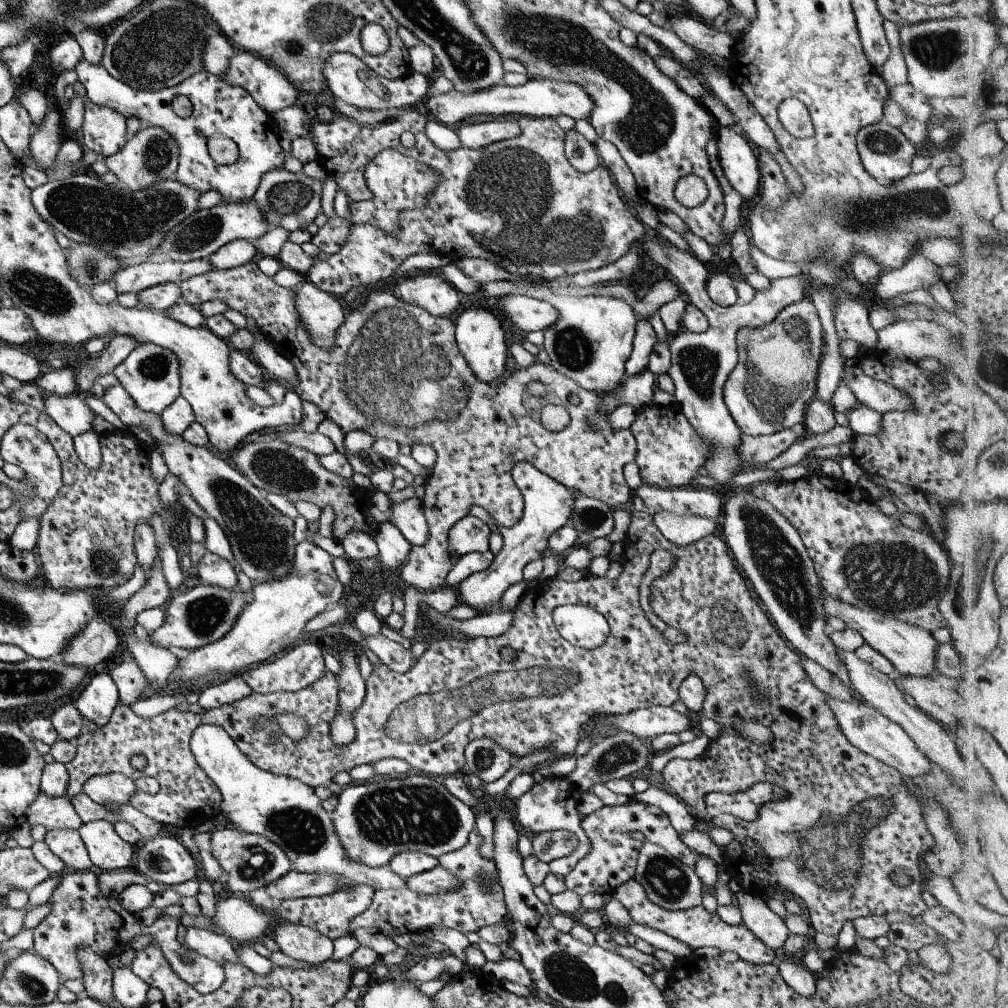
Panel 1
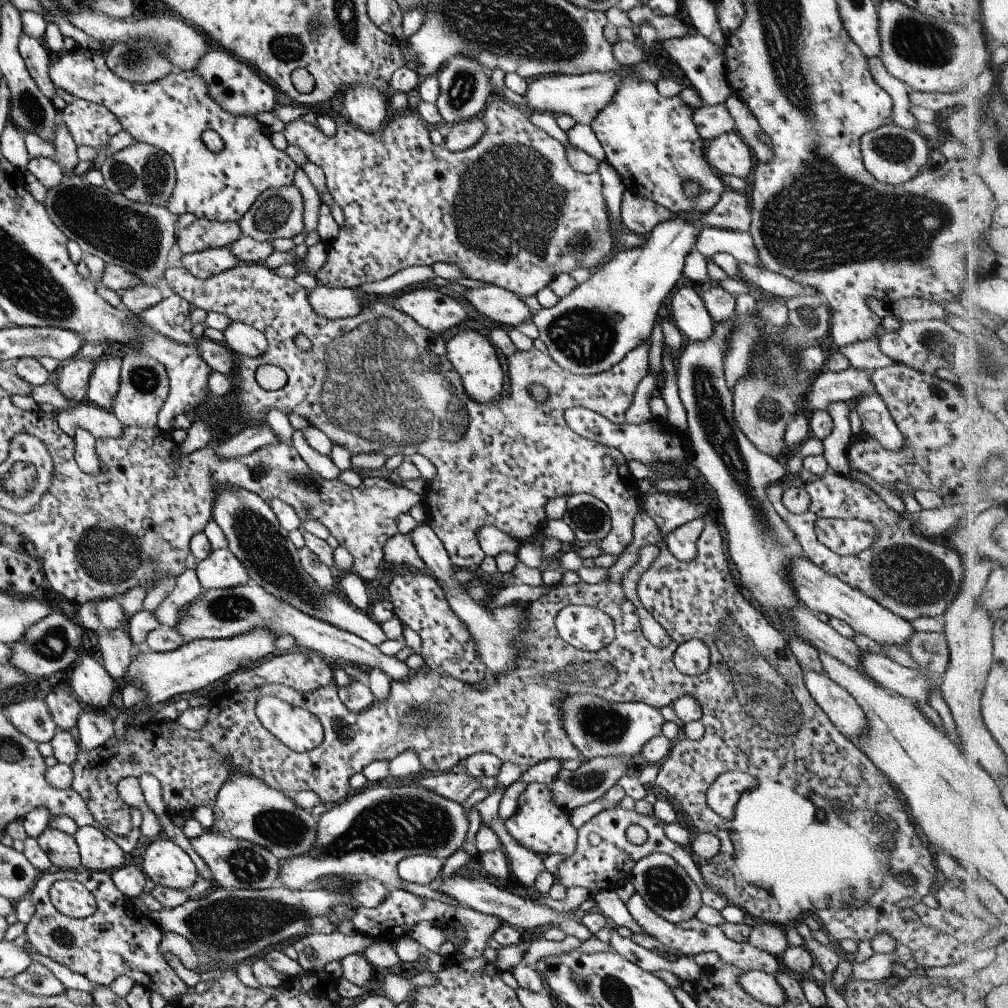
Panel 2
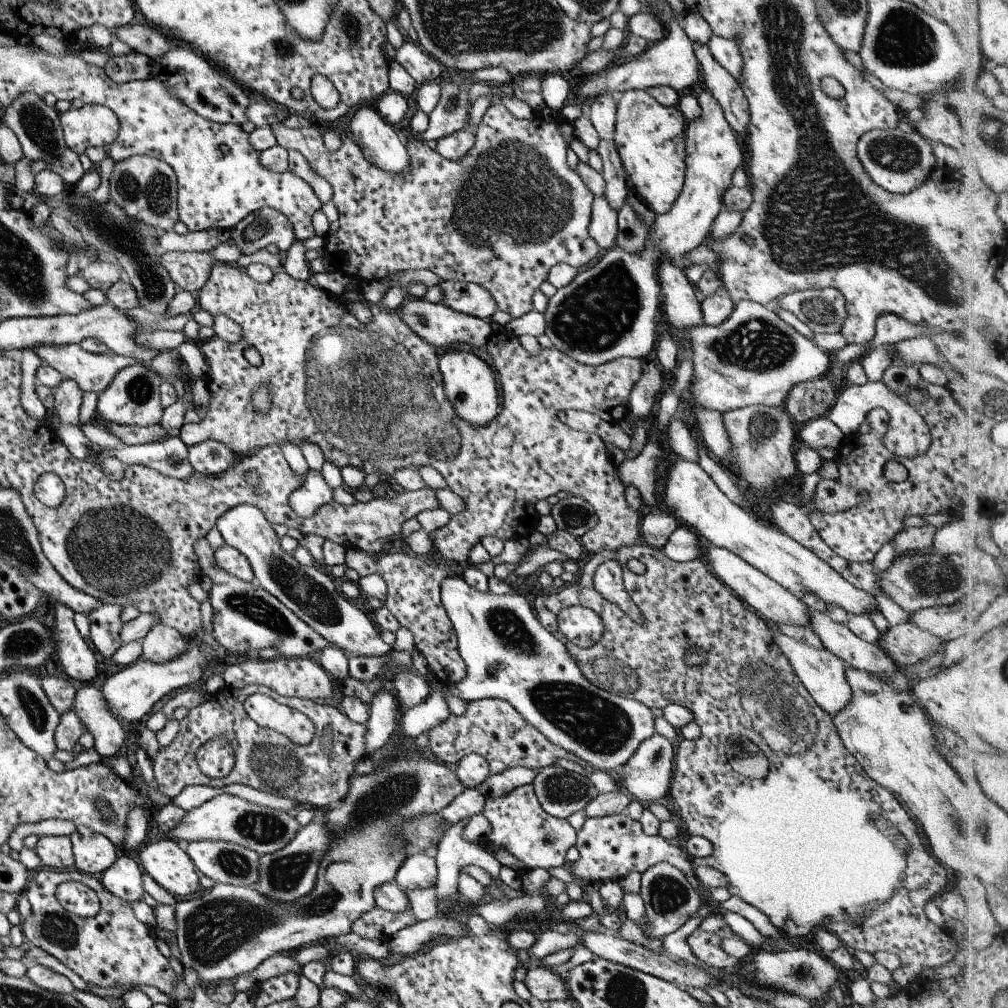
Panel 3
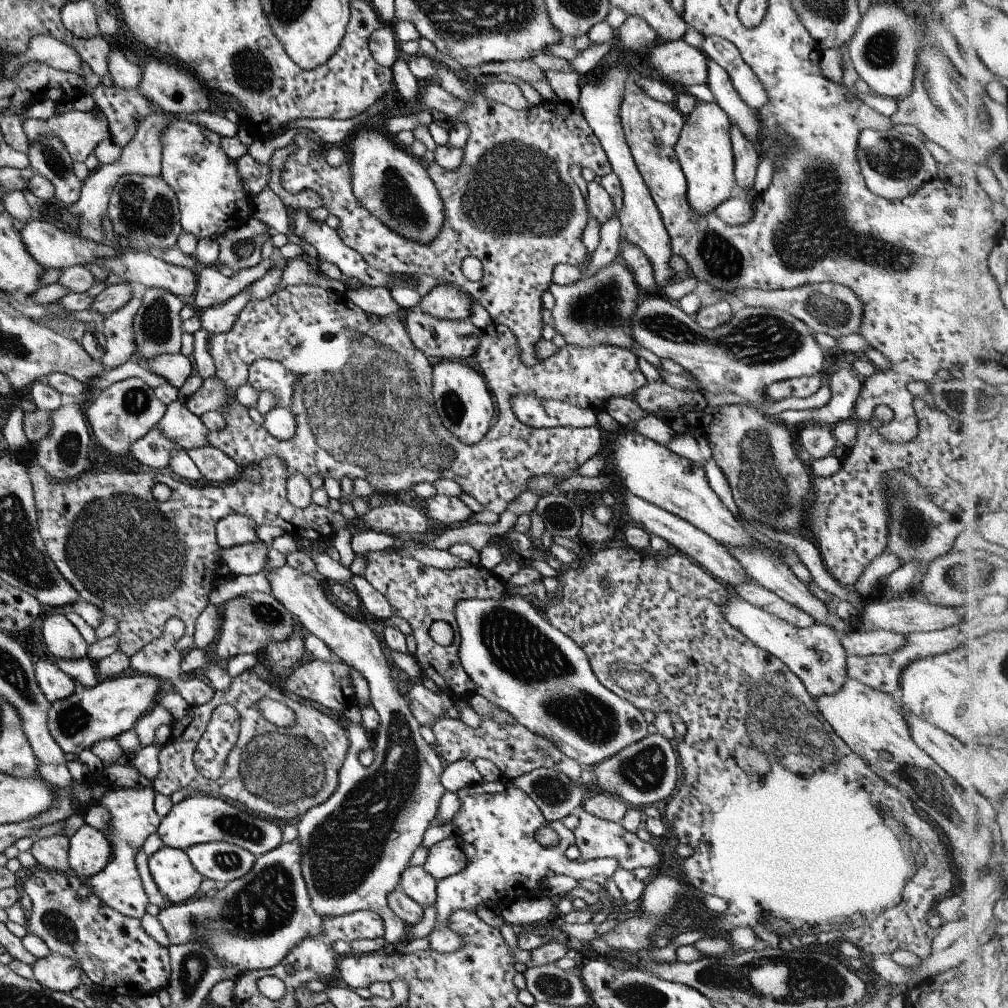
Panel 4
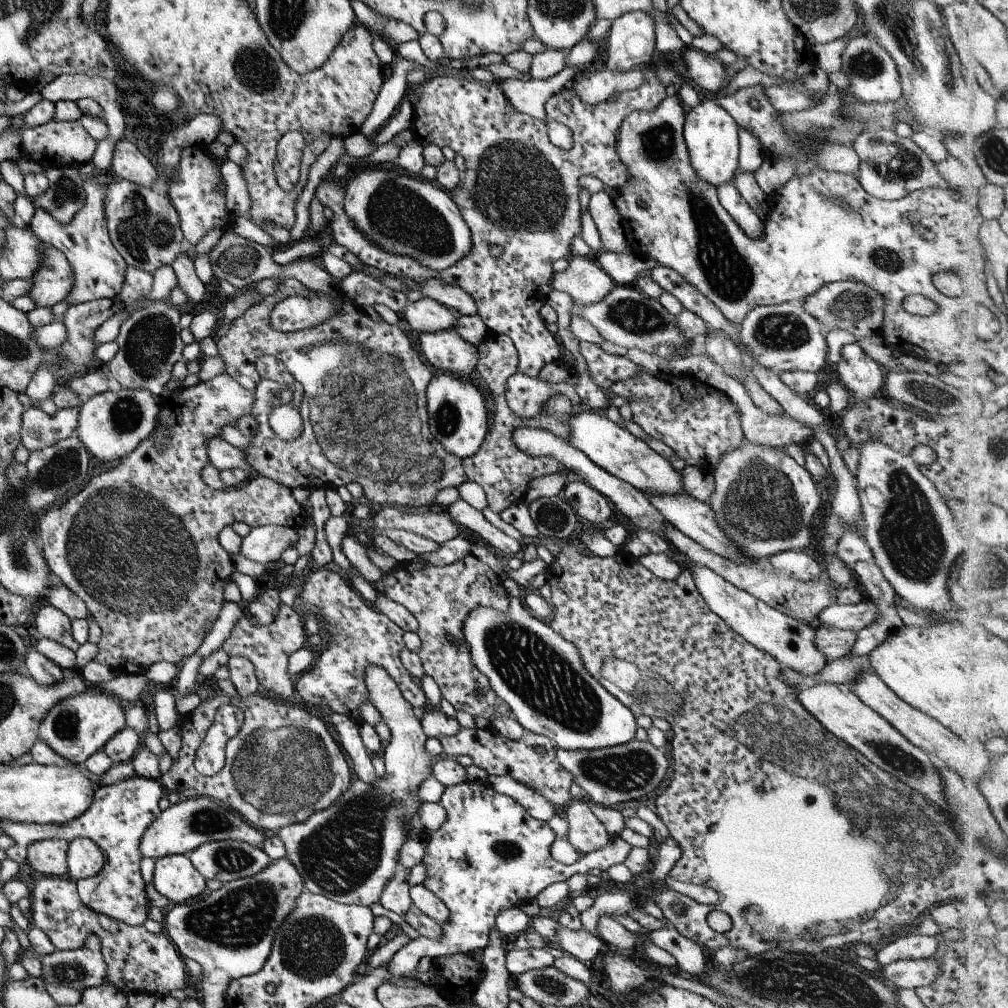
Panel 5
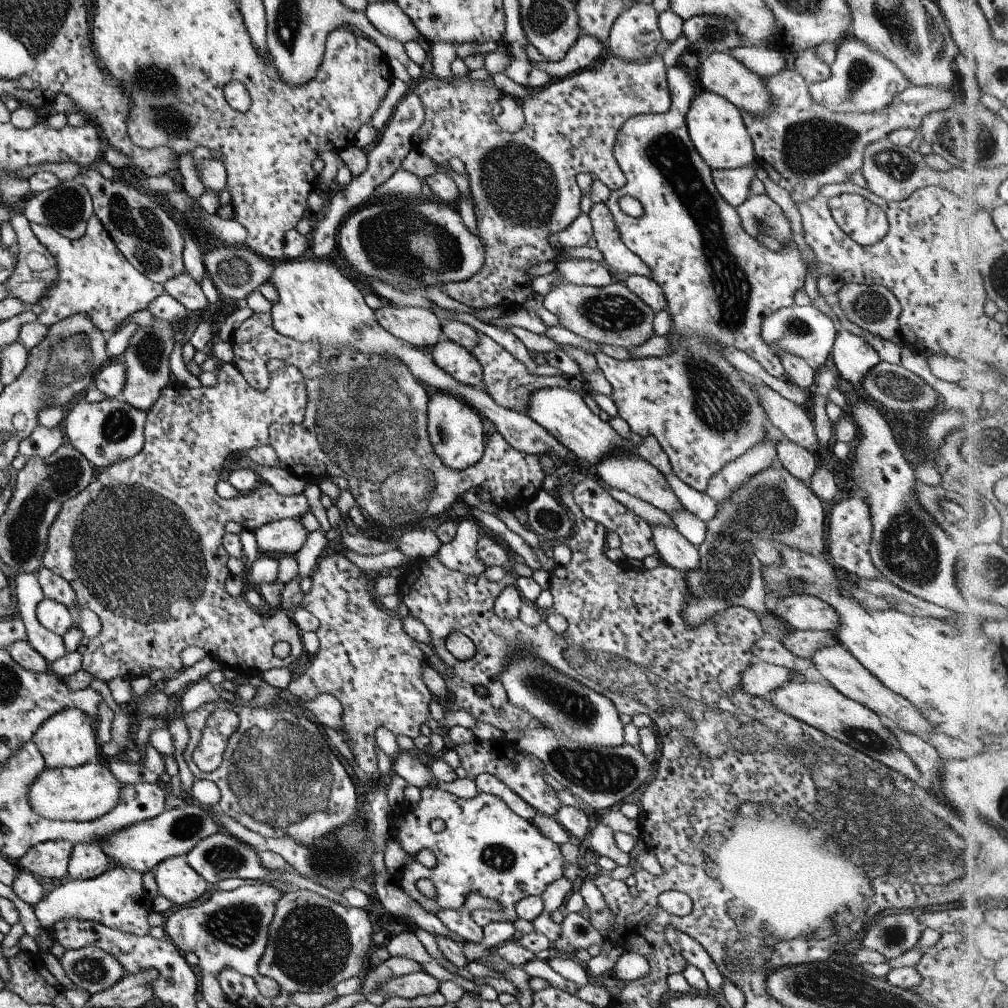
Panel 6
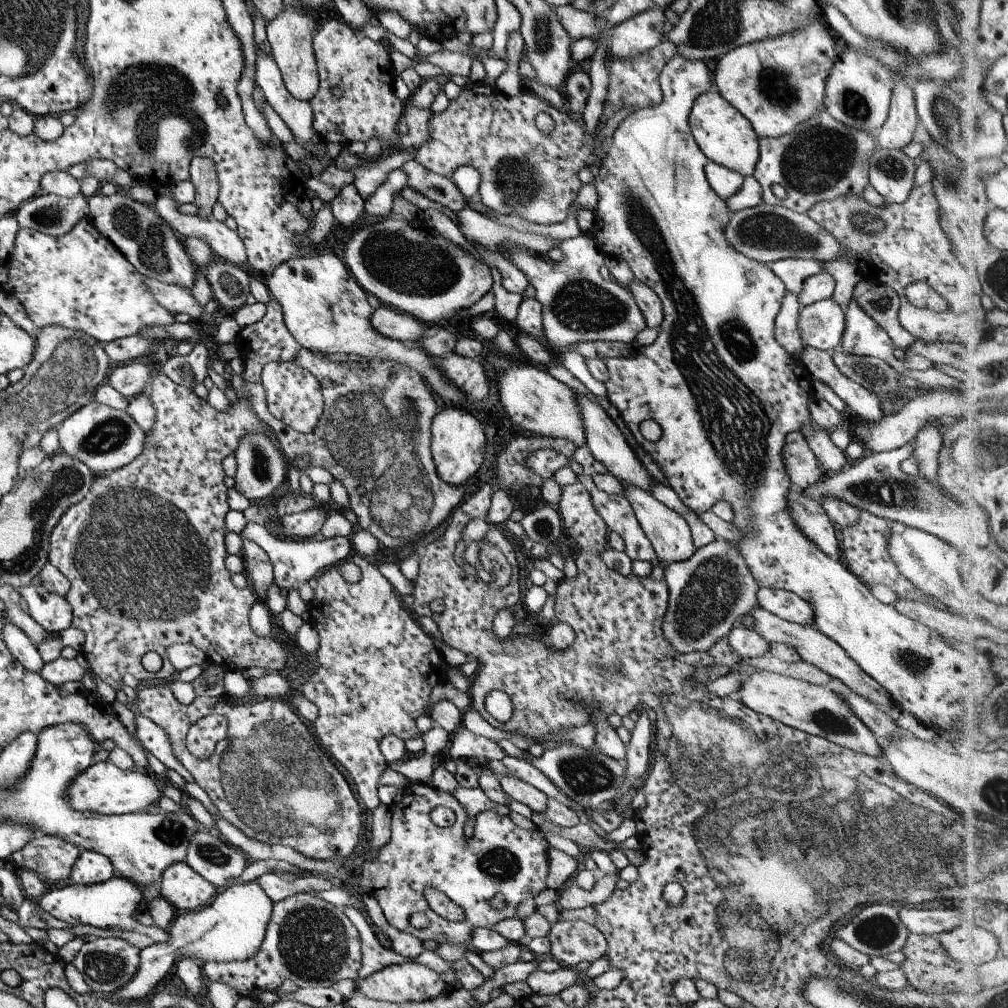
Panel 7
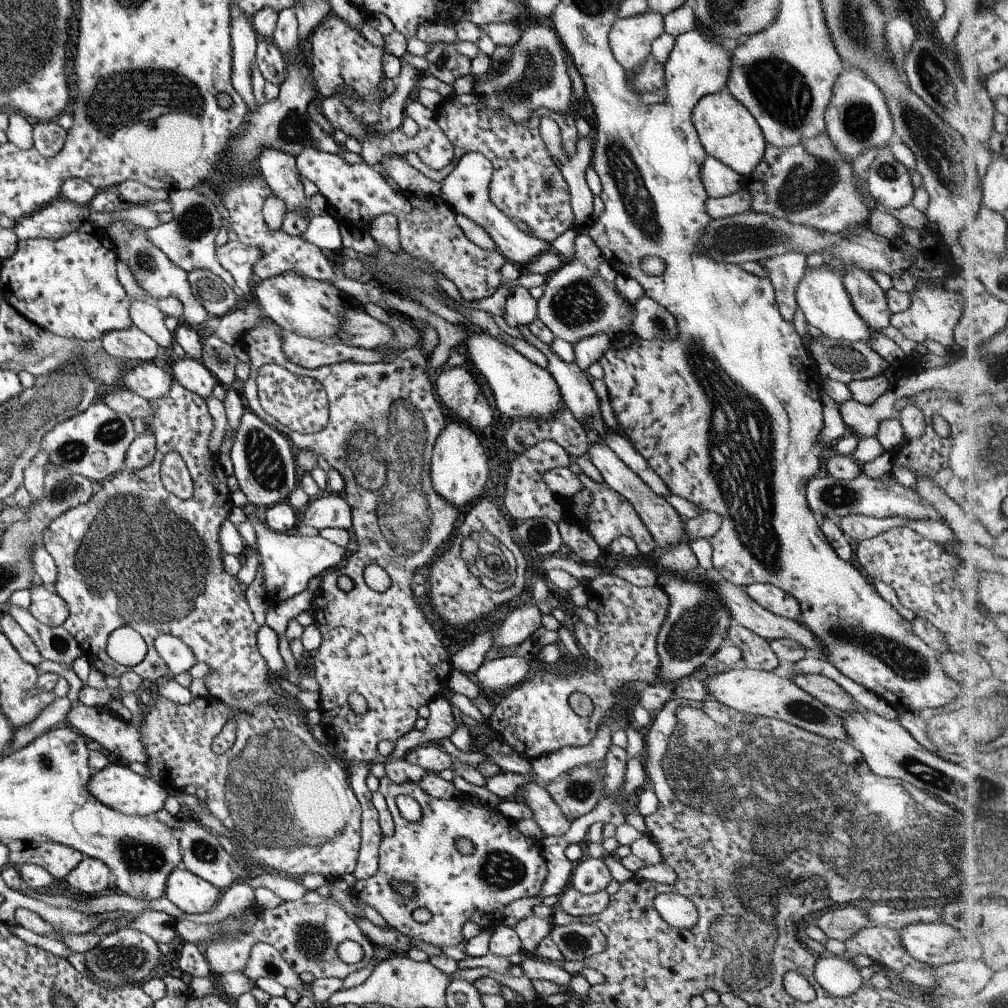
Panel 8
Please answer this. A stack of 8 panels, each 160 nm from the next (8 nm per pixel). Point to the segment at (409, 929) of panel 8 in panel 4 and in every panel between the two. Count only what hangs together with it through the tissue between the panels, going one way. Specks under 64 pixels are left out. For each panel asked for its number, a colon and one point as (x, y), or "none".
4: (497, 823)
5: (488, 855)
6: (486, 849)
7: (499, 857)

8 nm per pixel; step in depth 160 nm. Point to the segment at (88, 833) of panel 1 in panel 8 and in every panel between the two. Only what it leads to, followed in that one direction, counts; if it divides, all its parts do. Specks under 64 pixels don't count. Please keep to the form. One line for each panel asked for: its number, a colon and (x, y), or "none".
2: (98, 851)
3: (93, 853)
4: (88, 852)
5: (84, 859)
6: (86, 860)
7: (90, 868)
8: (91, 877)

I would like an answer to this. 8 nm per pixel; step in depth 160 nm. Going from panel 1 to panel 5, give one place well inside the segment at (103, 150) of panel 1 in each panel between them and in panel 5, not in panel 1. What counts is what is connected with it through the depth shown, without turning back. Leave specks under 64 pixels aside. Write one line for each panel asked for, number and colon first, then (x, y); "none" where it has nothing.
2: (89, 124)
3: (90, 125)
4: (79, 132)
5: (57, 143)

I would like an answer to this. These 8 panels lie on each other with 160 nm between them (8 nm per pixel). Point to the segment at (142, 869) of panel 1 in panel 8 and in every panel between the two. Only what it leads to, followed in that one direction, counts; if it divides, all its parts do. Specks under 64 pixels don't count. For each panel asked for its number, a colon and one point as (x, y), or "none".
2: (163, 862)
3: (163, 859)
4: (171, 871)
5: (174, 878)
6: (176, 881)
7: (183, 889)
8: (191, 894)

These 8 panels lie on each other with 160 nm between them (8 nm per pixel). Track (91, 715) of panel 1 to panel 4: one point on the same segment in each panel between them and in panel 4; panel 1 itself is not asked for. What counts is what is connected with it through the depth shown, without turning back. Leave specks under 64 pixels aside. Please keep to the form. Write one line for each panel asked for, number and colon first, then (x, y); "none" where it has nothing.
2: (92, 686)
3: (76, 658)
4: (61, 639)

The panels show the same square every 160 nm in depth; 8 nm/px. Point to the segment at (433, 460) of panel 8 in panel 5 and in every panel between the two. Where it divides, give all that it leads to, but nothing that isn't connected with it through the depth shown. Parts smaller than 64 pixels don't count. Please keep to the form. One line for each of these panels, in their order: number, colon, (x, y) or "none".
5: (457, 417)
6: (455, 434)
7: (457, 445)

